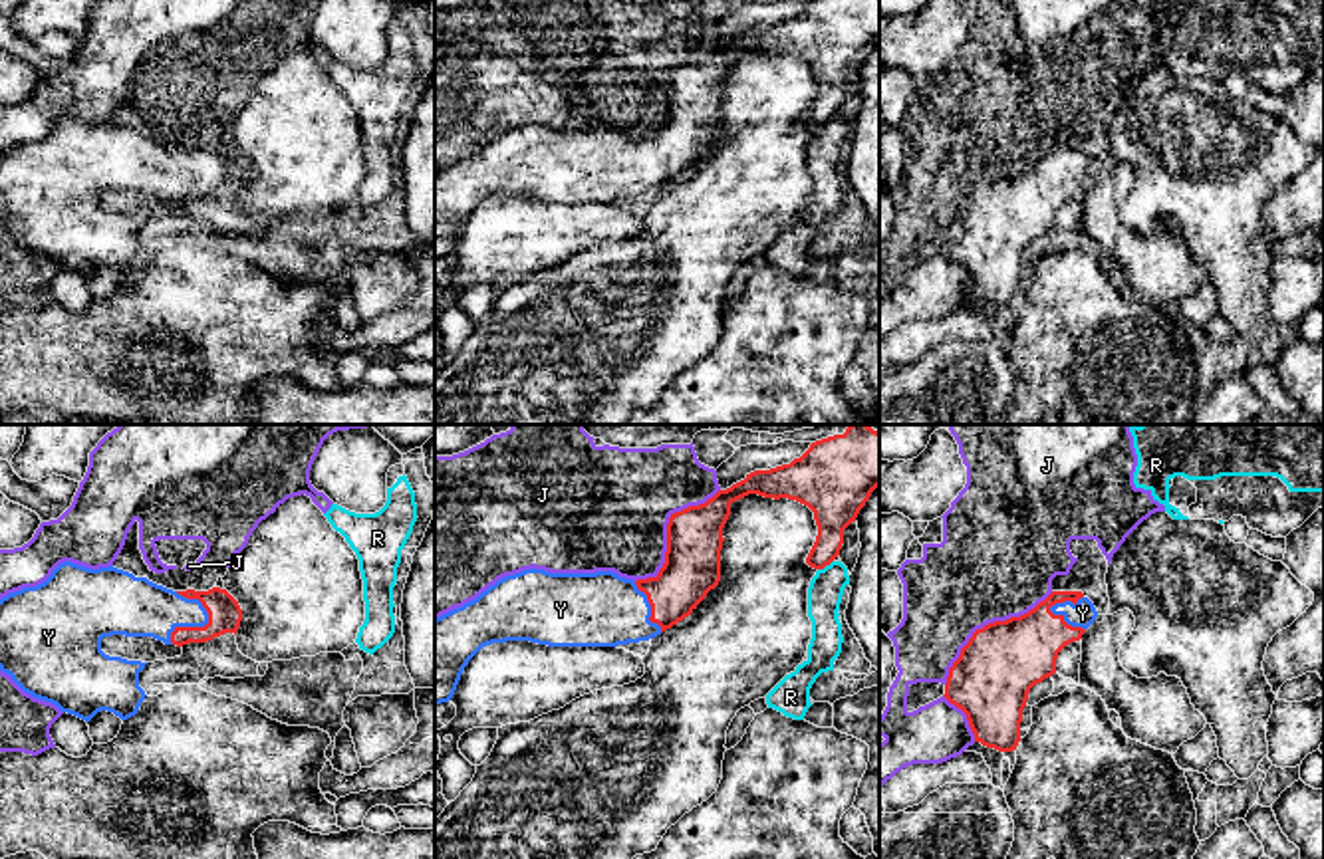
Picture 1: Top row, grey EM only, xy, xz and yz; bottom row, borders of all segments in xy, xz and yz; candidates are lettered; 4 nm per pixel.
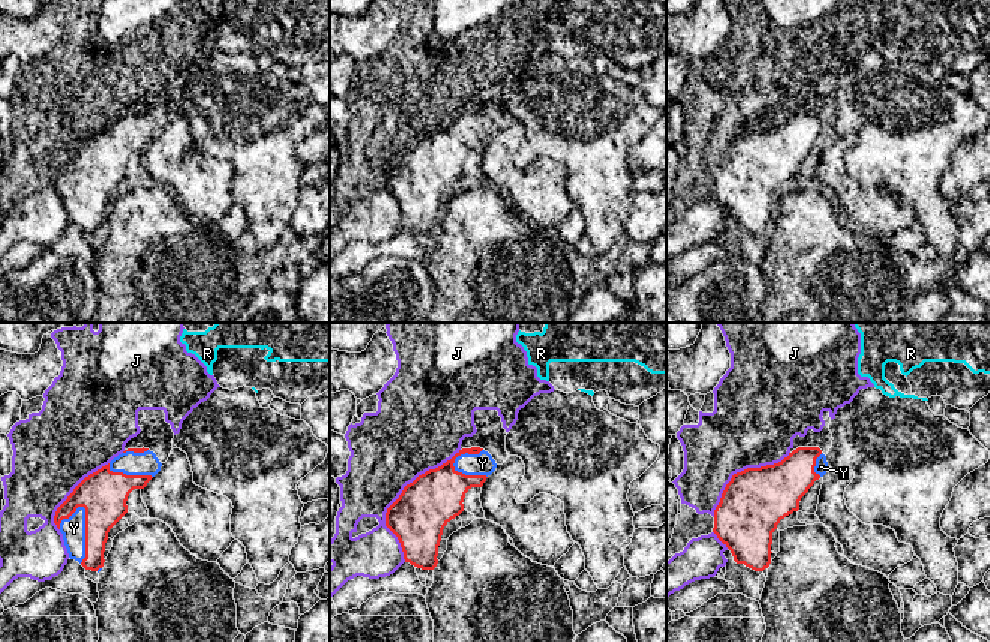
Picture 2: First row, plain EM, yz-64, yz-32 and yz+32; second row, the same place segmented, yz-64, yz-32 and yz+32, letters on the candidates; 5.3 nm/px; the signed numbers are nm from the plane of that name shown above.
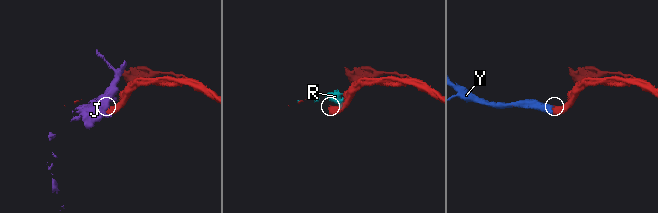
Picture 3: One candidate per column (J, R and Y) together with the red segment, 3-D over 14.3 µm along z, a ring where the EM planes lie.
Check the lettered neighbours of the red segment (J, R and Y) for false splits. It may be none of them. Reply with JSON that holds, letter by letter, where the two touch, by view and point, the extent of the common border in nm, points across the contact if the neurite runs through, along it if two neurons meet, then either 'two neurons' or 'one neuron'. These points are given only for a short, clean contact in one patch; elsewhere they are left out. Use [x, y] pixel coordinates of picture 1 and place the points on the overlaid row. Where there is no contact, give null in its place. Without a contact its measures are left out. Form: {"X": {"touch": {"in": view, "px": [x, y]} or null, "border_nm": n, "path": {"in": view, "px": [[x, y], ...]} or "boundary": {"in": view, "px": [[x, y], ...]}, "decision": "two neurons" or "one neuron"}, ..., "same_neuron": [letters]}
{"J": {"touch": {"in": "xz", "px": [667, 532]}, "border_nm": 500, "decision": "two neurons"}, "R": {"touch": {"in": "xz", "px": [824, 566]}, "border_nm": 80, "decision": "two neurons"}, "Y": {"touch": {"in": "xy", "px": [195, 627]}, "border_nm": 220, "decision": "one neuron"}, "same_neuron": ["Y"]}

